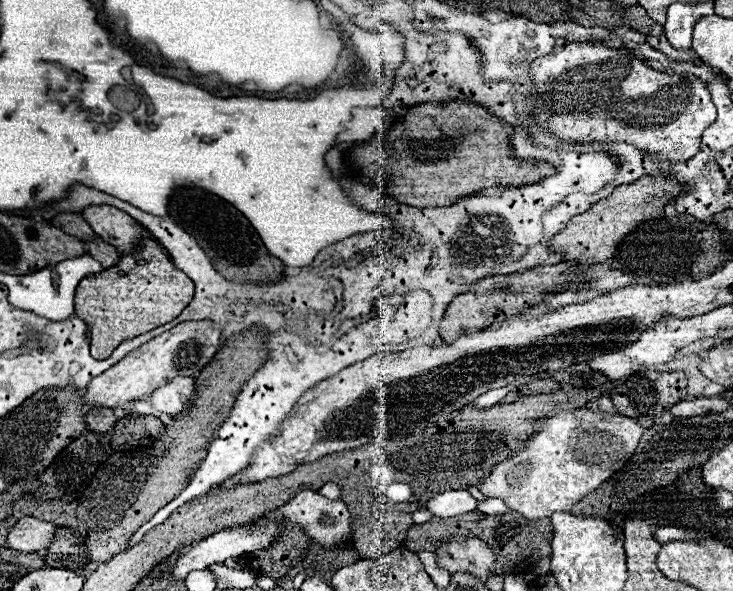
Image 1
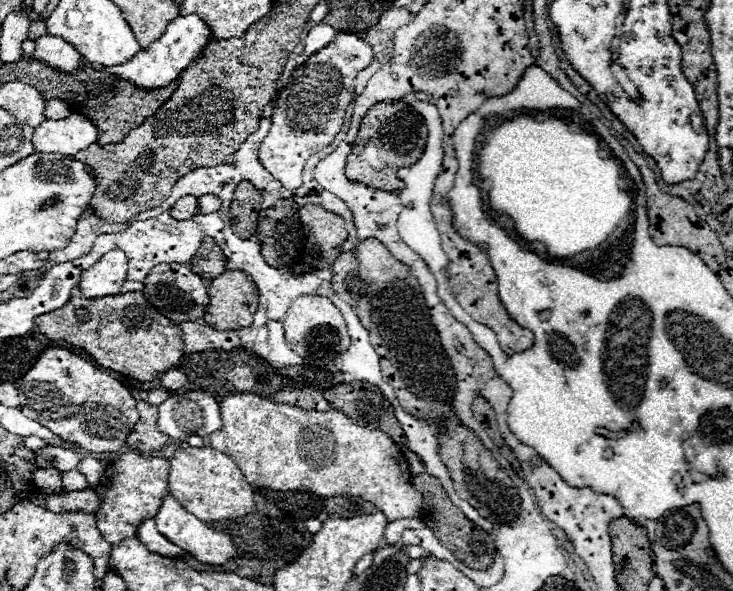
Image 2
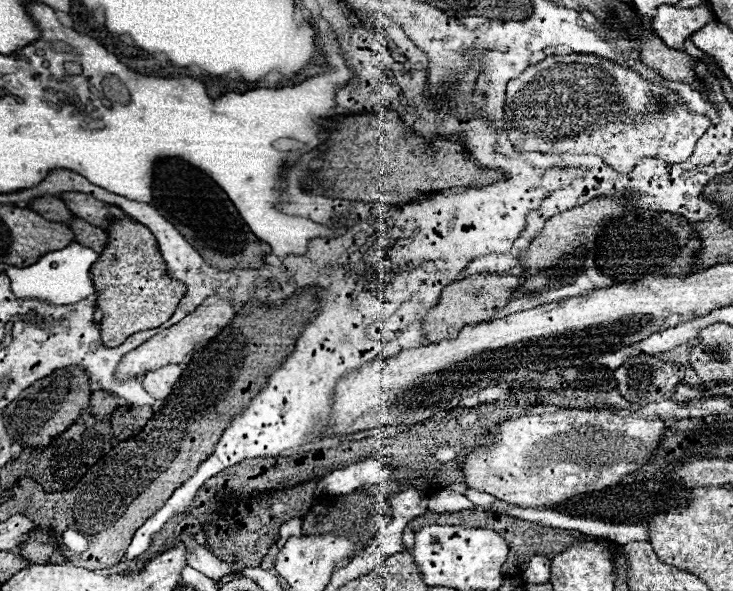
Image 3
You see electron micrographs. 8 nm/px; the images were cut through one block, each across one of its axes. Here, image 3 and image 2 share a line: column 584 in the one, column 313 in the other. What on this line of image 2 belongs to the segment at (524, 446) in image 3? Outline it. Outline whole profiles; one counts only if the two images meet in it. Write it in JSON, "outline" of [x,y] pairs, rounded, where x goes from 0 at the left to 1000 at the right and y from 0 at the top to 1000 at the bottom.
{"outline":[[[317,667],[300,680],[303,728],[286,734],[286,755],[317,772],[333,812],[341,822],[368,826],[368,829],[407,829],[415,826],[439,843],[450,839],[491,839],[508,849],[516,863],[527,870],[529,880],[543,876],[573,876],[576,839],[562,826],[562,805],[546,758],[521,731],[499,721],[488,721],[464,694],[415,694],[396,684],[374,684],[349,667]]]}

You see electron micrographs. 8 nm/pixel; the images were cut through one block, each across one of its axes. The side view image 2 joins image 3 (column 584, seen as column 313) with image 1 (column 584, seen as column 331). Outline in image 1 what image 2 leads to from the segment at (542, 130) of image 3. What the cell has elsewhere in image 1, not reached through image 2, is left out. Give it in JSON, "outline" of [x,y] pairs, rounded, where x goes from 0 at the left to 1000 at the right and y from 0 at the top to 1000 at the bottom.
{"outline":[[[780,71],[764,88],[739,95],[723,108],[723,152],[718,159],[720,190],[739,223],[750,223],[767,240],[857,240],[879,261],[898,261],[911,274],[941,271],[955,247],[955,230],[977,203],[977,186],[960,139],[950,129],[906,125],[889,118],[873,95],[851,81],[832,81],[810,71]]]}

